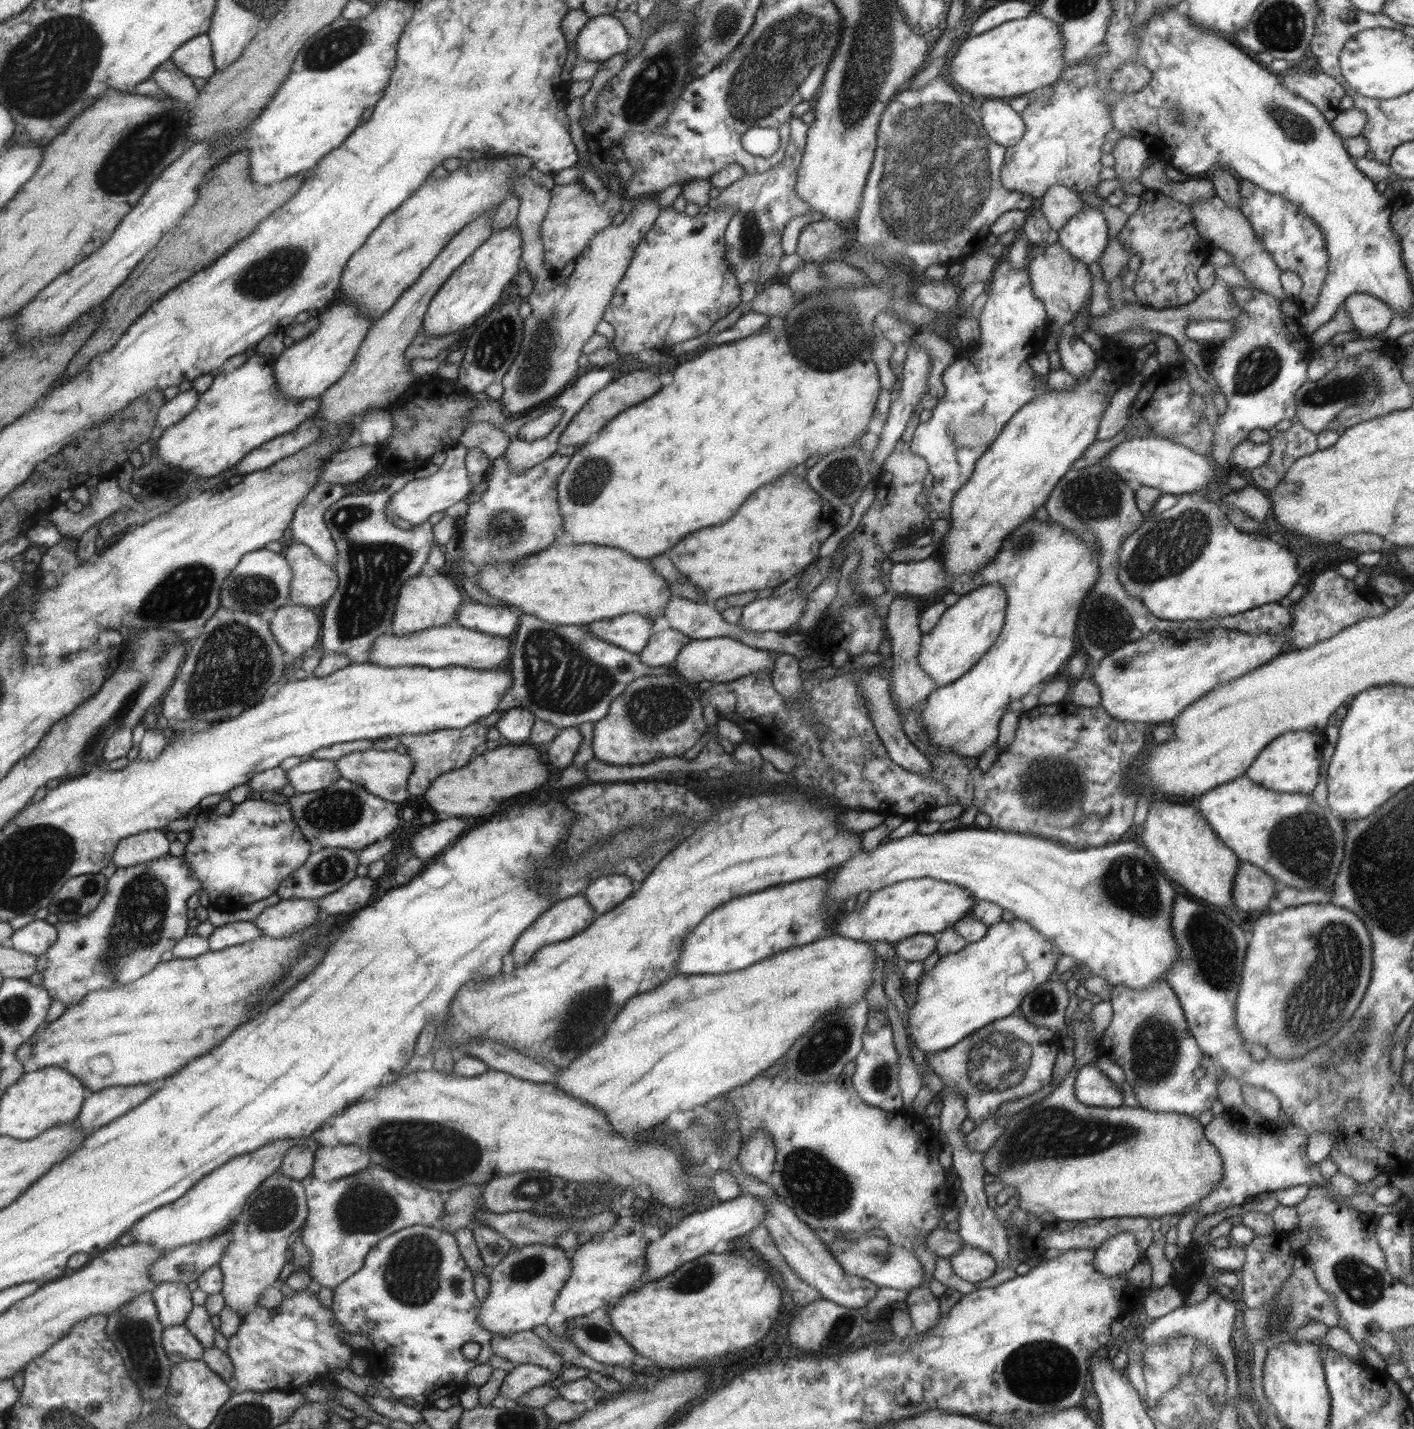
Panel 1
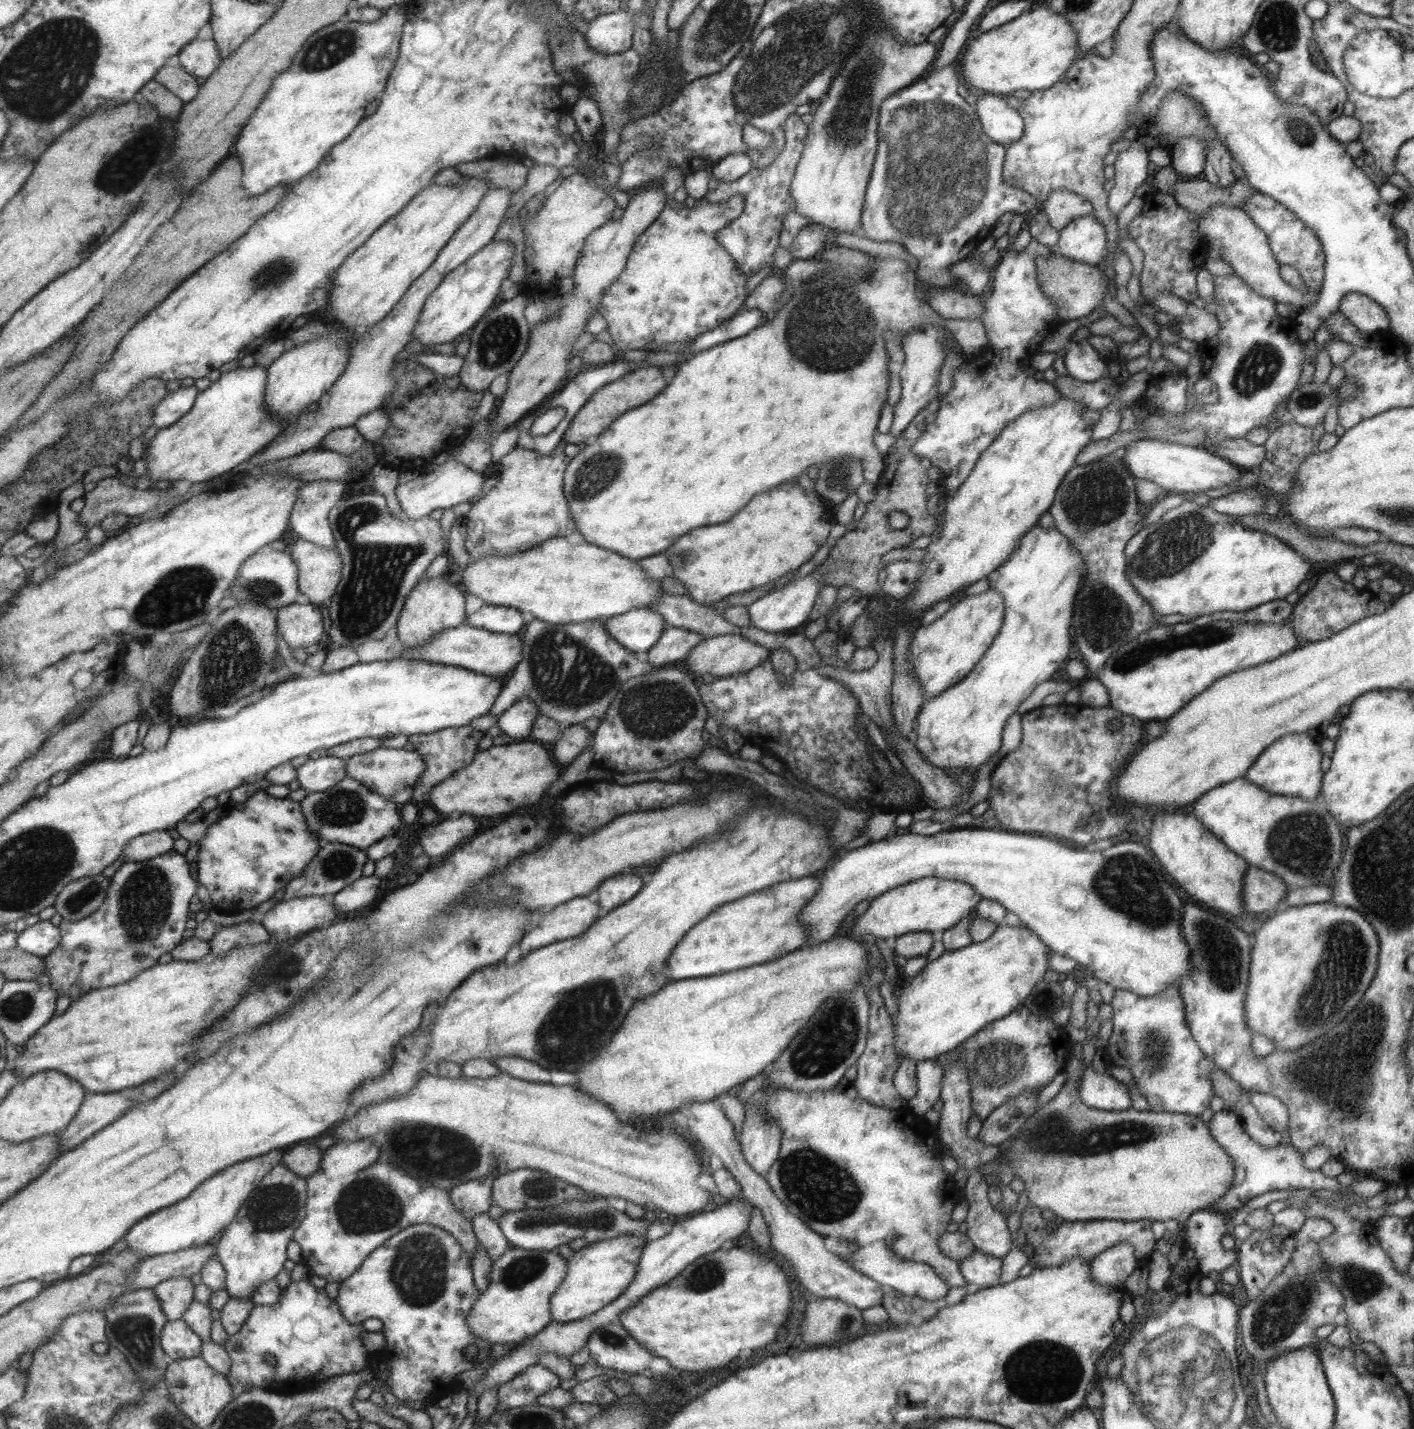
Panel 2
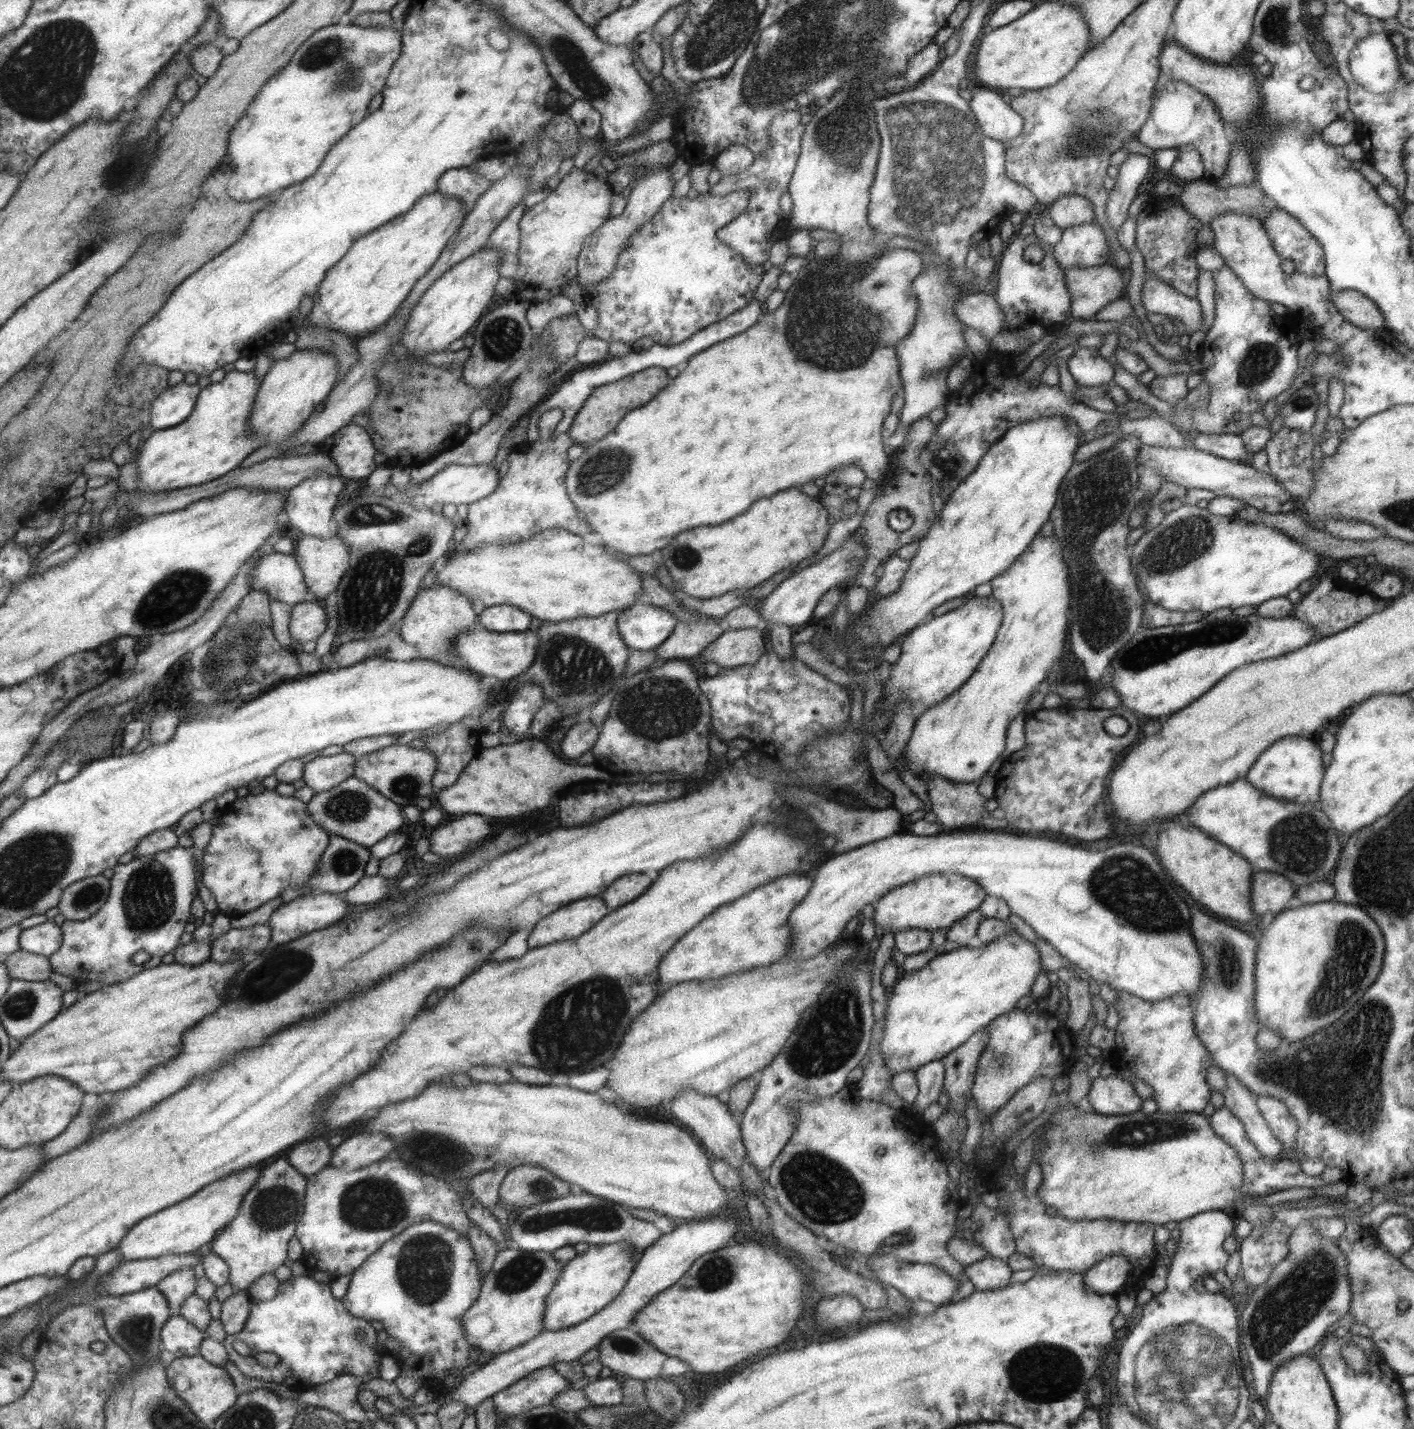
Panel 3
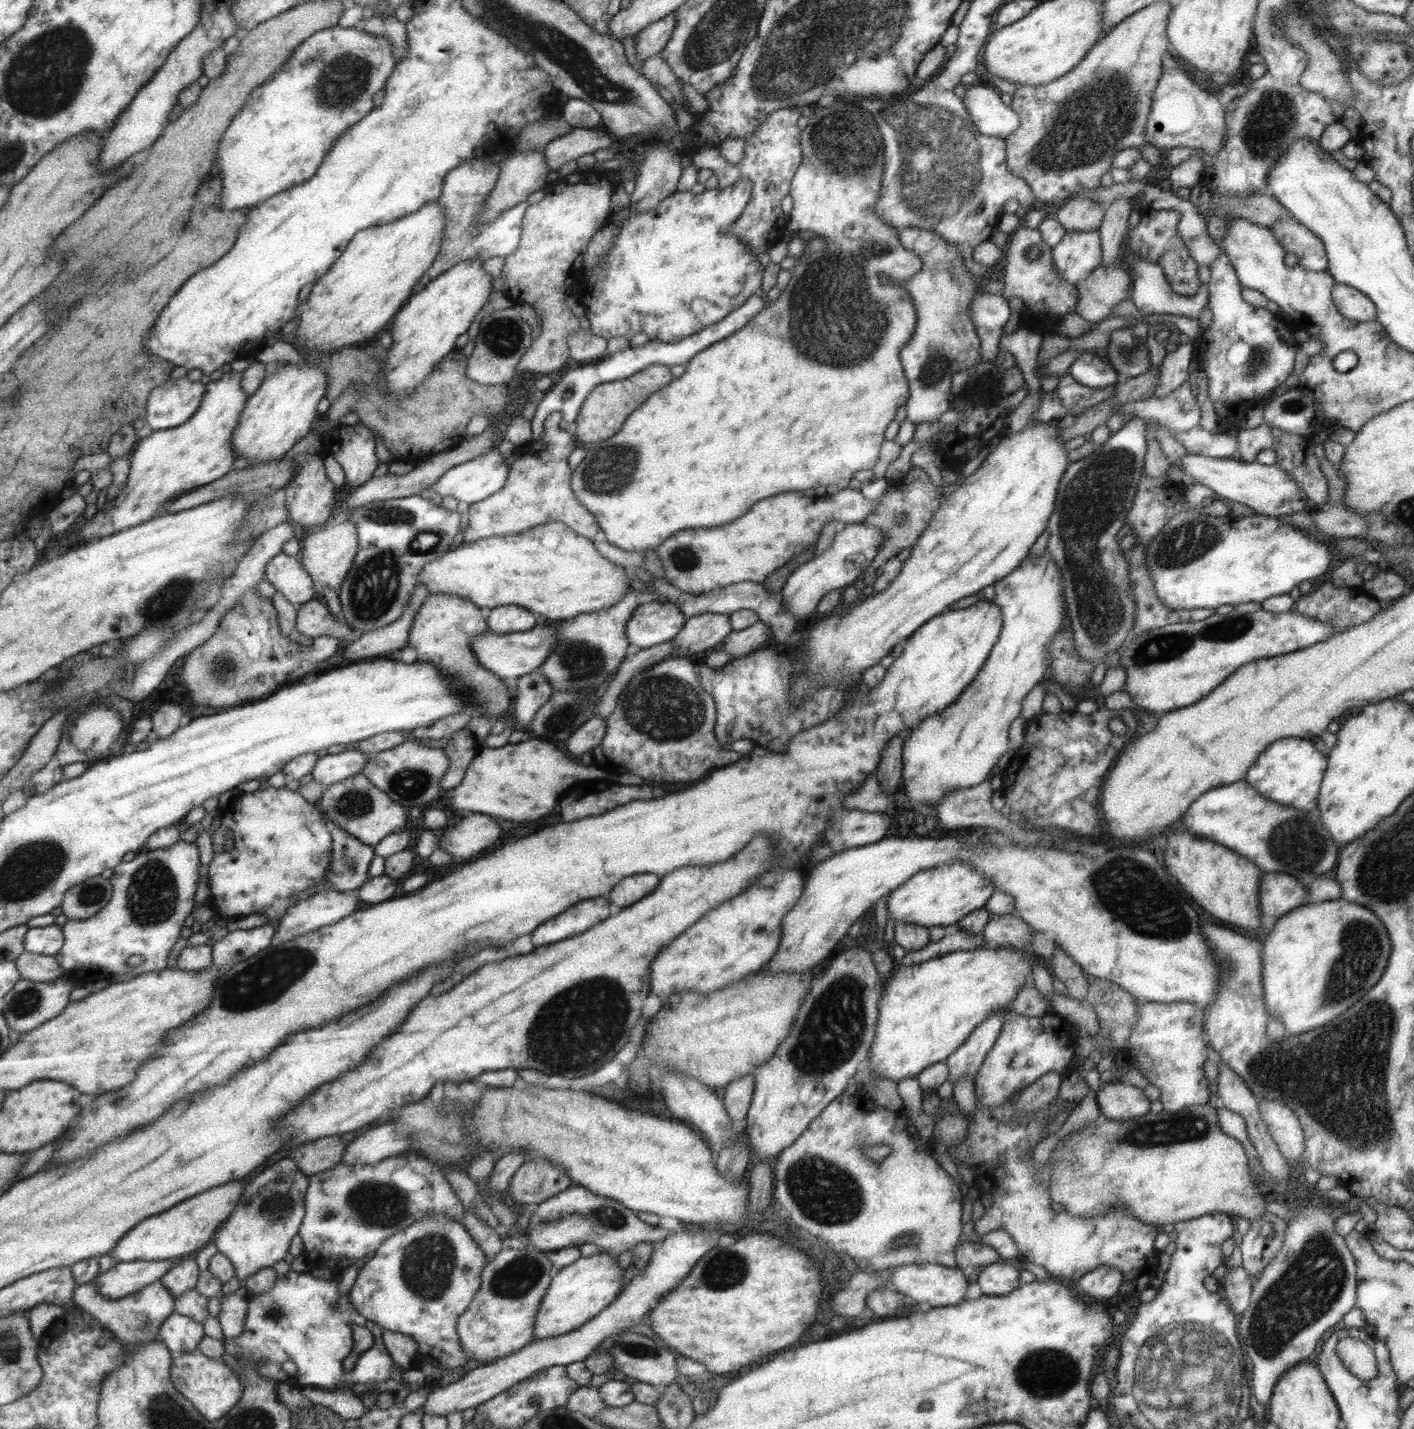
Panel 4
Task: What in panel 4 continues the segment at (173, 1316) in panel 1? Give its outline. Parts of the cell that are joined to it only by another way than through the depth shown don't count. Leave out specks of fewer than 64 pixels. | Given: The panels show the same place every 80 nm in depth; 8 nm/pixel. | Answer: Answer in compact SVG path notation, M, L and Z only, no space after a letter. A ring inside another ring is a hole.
M194 1254L181 1258L161 1278L160 1281L173 1294L174 1302L184 1292L196 1288L199 1270L195 1264Z

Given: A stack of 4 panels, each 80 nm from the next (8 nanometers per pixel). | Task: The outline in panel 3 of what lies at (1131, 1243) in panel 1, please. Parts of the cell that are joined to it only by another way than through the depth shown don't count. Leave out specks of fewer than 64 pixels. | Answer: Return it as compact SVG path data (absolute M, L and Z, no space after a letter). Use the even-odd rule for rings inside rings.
M1123 1255L1104 1256L1084 1272L1084 1283L1097 1294L1117 1294L1125 1289L1130 1262Z

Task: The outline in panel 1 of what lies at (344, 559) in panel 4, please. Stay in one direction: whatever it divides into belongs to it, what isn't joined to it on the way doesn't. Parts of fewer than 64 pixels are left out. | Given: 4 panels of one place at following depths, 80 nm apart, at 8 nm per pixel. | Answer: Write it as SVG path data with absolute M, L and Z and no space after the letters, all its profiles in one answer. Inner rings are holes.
M293 542L282 552L285 554L285 563L291 569L287 603L311 608L325 604L337 586L333 566L321 563L301 543Z

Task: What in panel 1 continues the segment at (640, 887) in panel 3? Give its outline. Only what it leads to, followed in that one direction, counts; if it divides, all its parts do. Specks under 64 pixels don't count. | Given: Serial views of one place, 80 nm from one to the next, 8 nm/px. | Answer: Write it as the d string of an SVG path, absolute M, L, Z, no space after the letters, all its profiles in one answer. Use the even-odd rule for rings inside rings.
M622 874L601 875L584 888L581 893L590 909L598 916L617 906L632 894L632 880Z

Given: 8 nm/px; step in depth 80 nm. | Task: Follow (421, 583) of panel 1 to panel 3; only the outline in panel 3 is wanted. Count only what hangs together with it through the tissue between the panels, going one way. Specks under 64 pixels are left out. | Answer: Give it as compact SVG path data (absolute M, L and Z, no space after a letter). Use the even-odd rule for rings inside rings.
M439 584L419 589L399 624L398 636L403 642L413 645L422 654L423 659L451 666L458 666L452 654L454 636L467 630L481 628L475 612L471 609L470 599L458 590Z

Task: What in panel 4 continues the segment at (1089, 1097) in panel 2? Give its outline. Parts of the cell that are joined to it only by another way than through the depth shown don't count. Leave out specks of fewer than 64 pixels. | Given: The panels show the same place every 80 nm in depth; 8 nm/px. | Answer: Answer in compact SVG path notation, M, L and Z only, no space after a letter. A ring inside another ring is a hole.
M1107 1081L1100 1086L1101 1090L1095 1094L1098 1111L1101 1115L1113 1120L1127 1120L1144 1115L1149 1110L1150 1101L1142 1094L1142 1090L1122 1081Z

